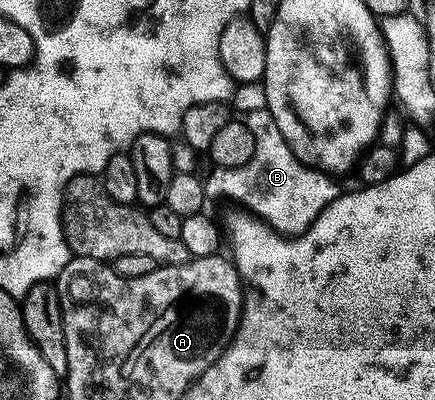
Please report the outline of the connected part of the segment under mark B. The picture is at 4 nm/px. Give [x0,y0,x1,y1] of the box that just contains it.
[204,109,343,237]

